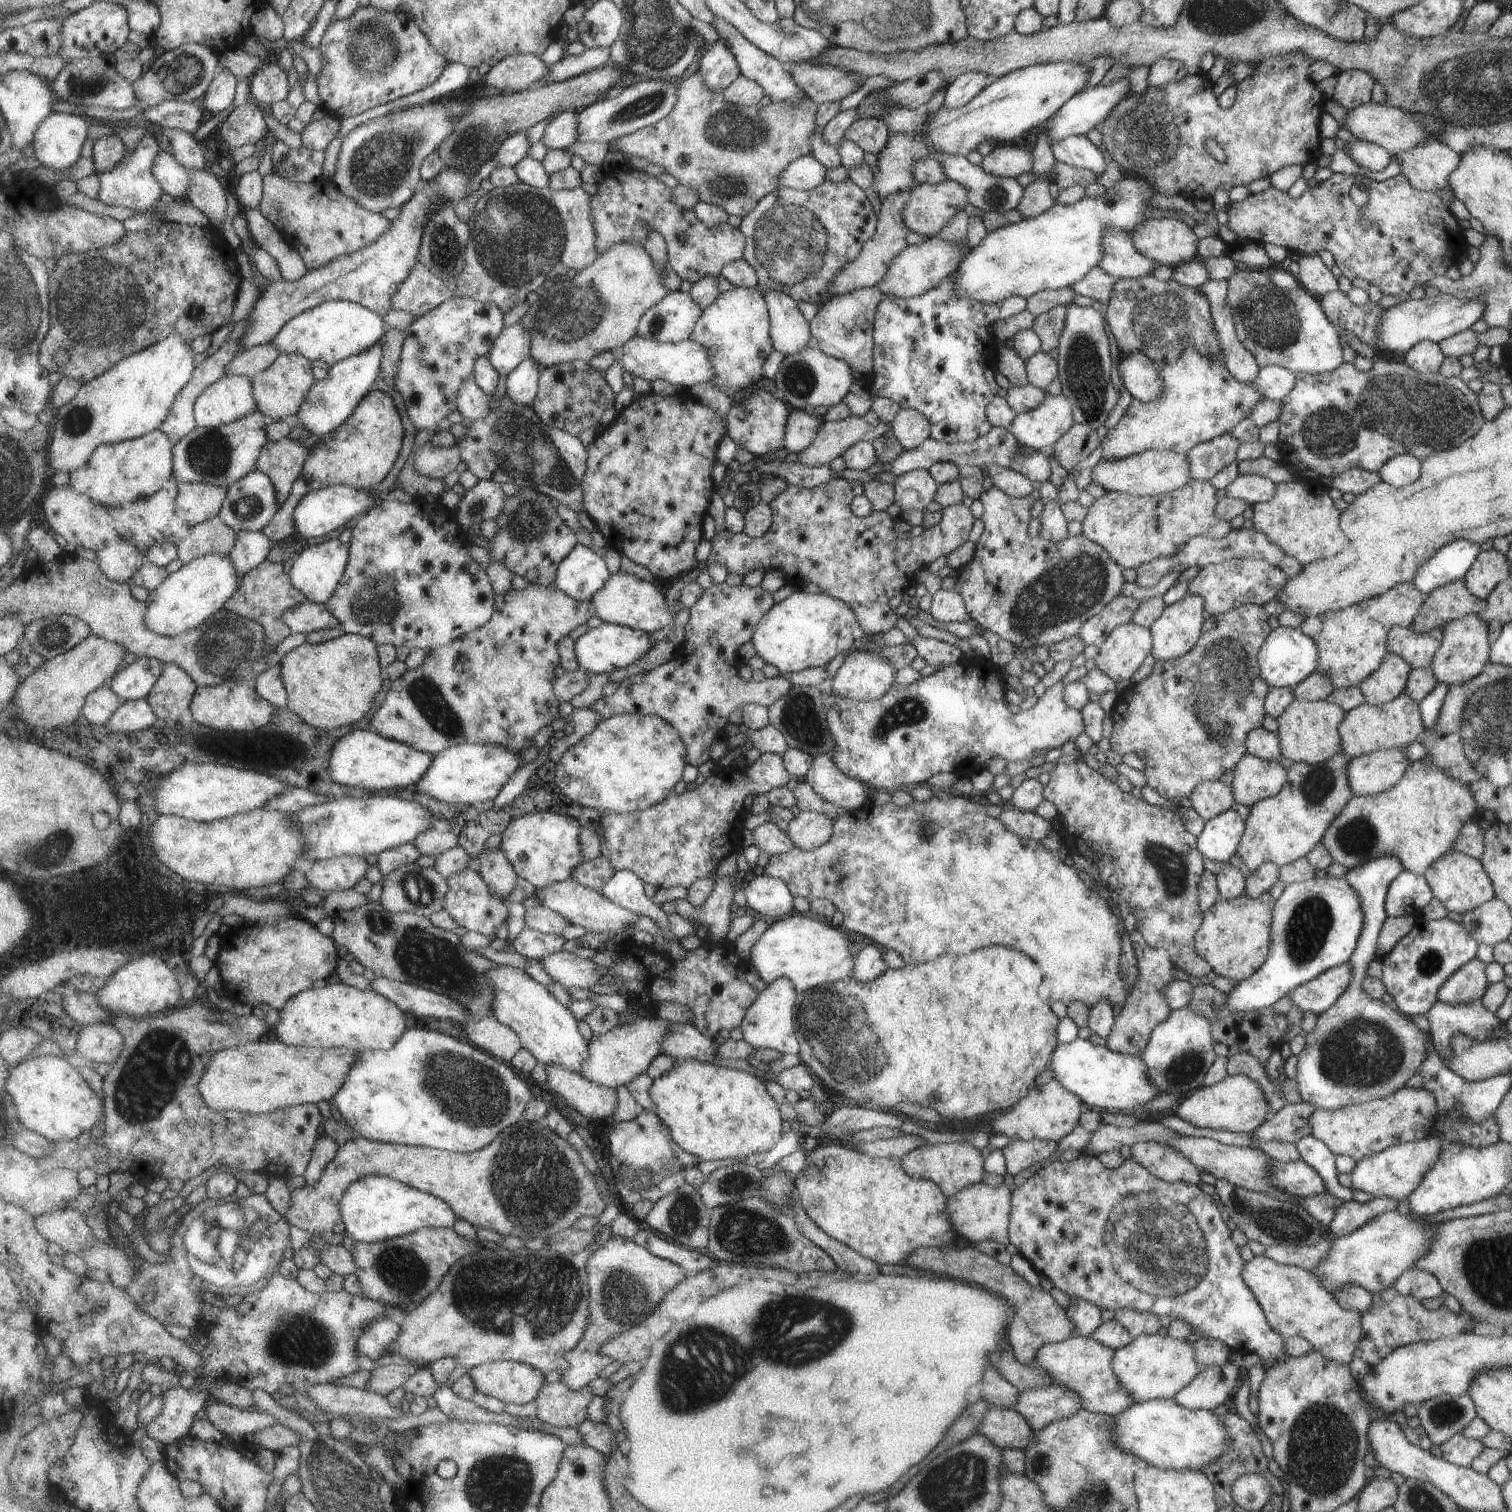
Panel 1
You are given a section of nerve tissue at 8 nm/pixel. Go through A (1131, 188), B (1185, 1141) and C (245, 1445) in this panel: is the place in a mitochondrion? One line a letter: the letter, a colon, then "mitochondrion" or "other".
A: mitochondrion
B: other
C: other

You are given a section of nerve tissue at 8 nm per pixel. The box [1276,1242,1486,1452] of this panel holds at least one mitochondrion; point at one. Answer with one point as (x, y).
(1444, 1414)

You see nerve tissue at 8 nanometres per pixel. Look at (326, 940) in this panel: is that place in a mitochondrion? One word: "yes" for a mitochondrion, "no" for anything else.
no

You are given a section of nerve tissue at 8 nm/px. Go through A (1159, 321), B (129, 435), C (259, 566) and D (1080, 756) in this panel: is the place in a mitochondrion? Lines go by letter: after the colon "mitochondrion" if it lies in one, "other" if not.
A: mitochondrion
B: other
C: other
D: other

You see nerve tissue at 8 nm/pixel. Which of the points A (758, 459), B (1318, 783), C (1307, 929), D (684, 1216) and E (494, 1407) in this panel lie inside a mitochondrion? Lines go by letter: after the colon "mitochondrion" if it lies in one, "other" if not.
A: other
B: mitochondrion
C: mitochondrion
D: mitochondrion
E: other

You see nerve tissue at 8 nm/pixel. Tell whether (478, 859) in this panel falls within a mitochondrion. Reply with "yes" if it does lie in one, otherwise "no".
no

